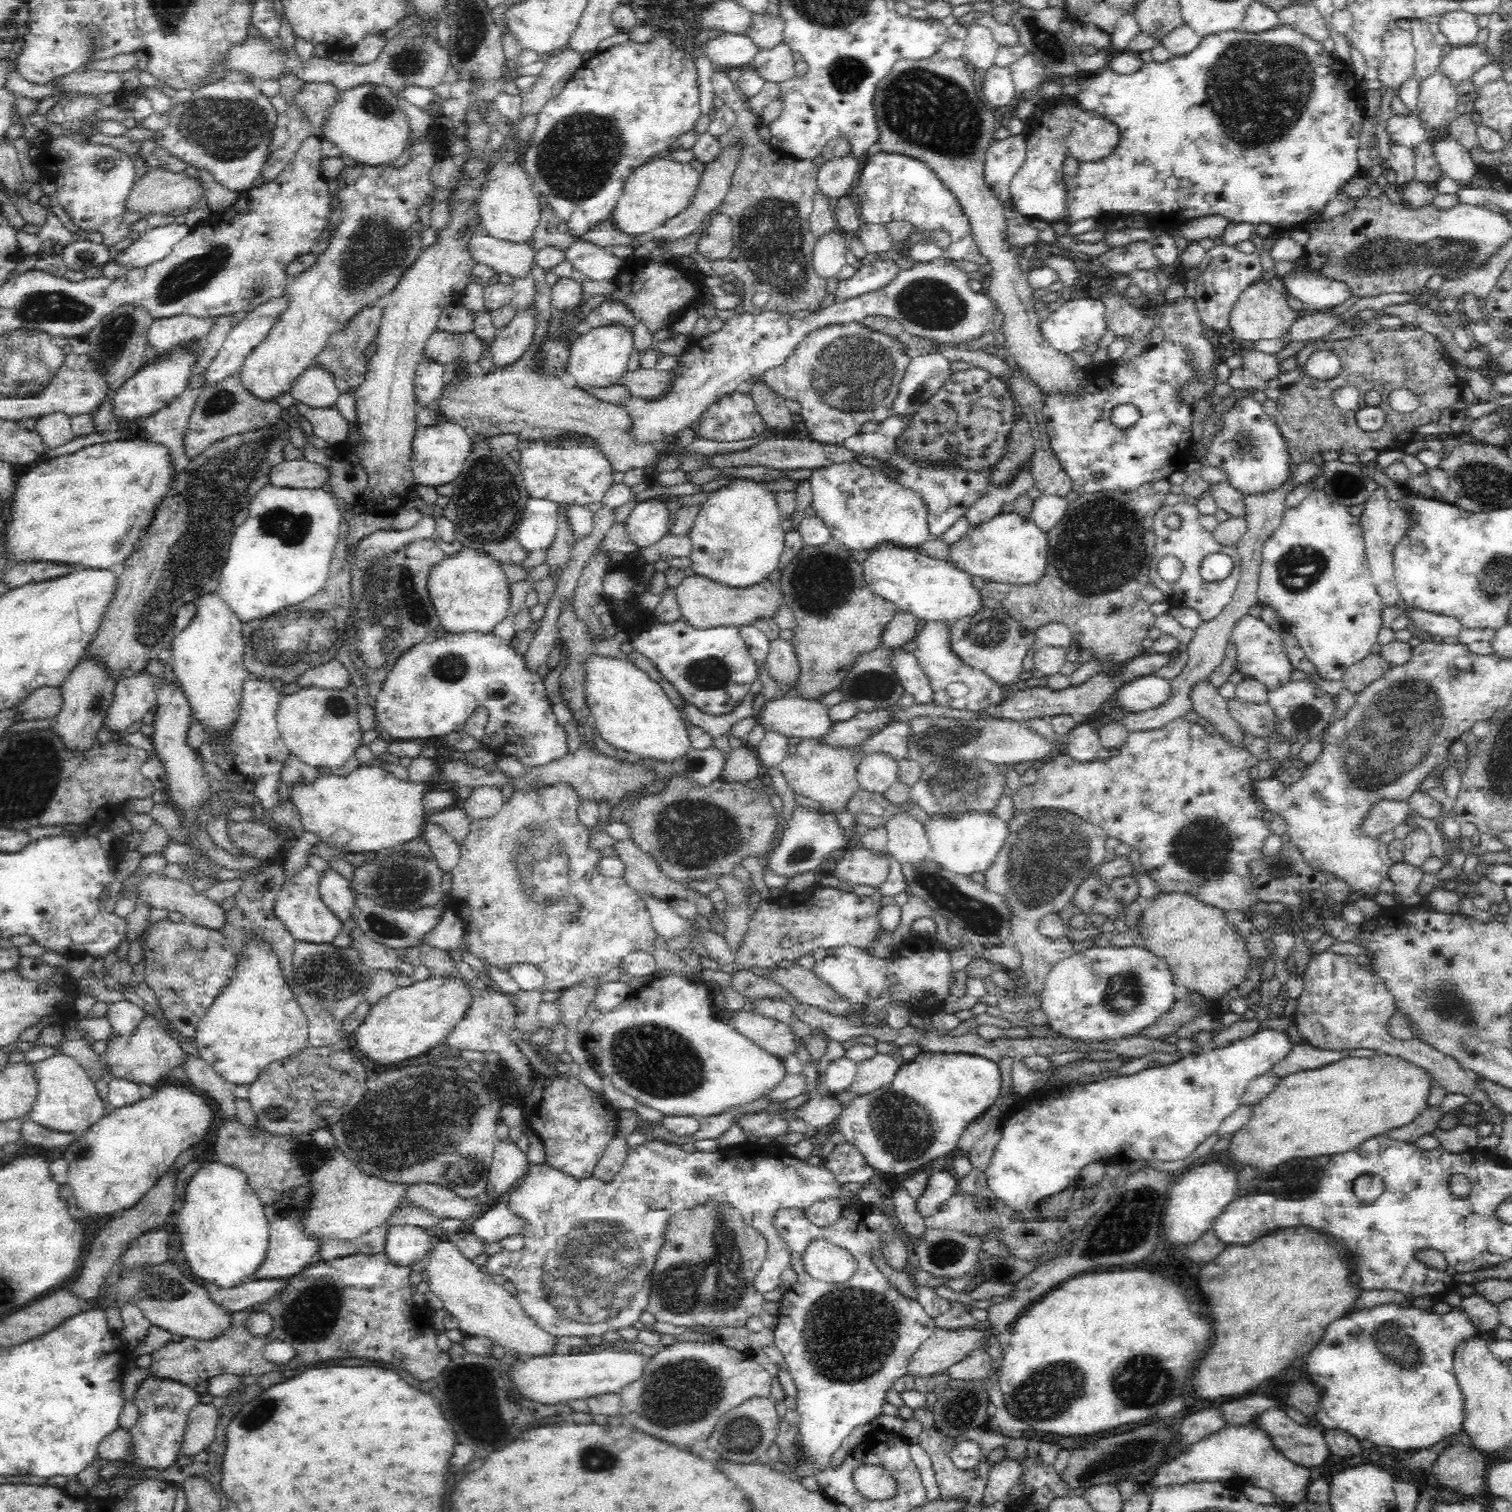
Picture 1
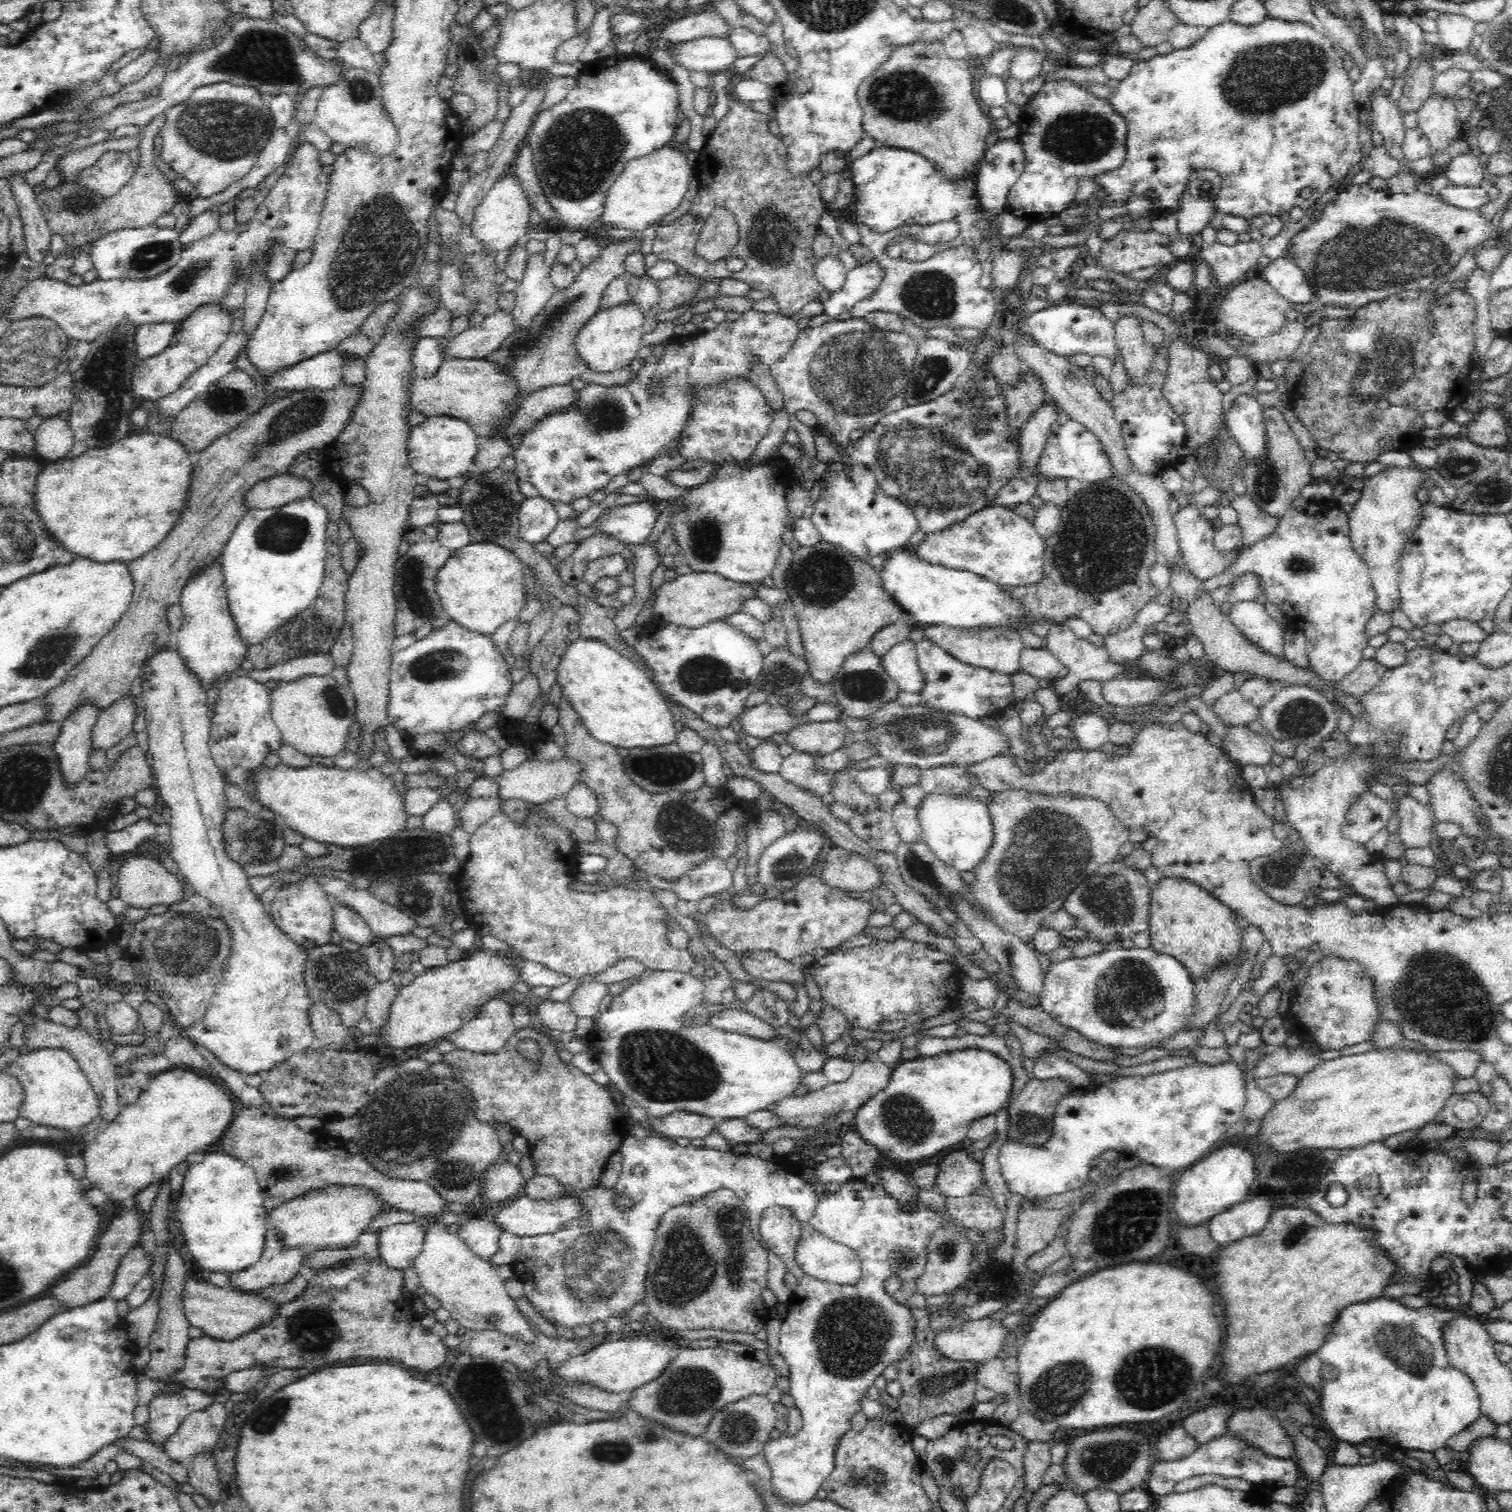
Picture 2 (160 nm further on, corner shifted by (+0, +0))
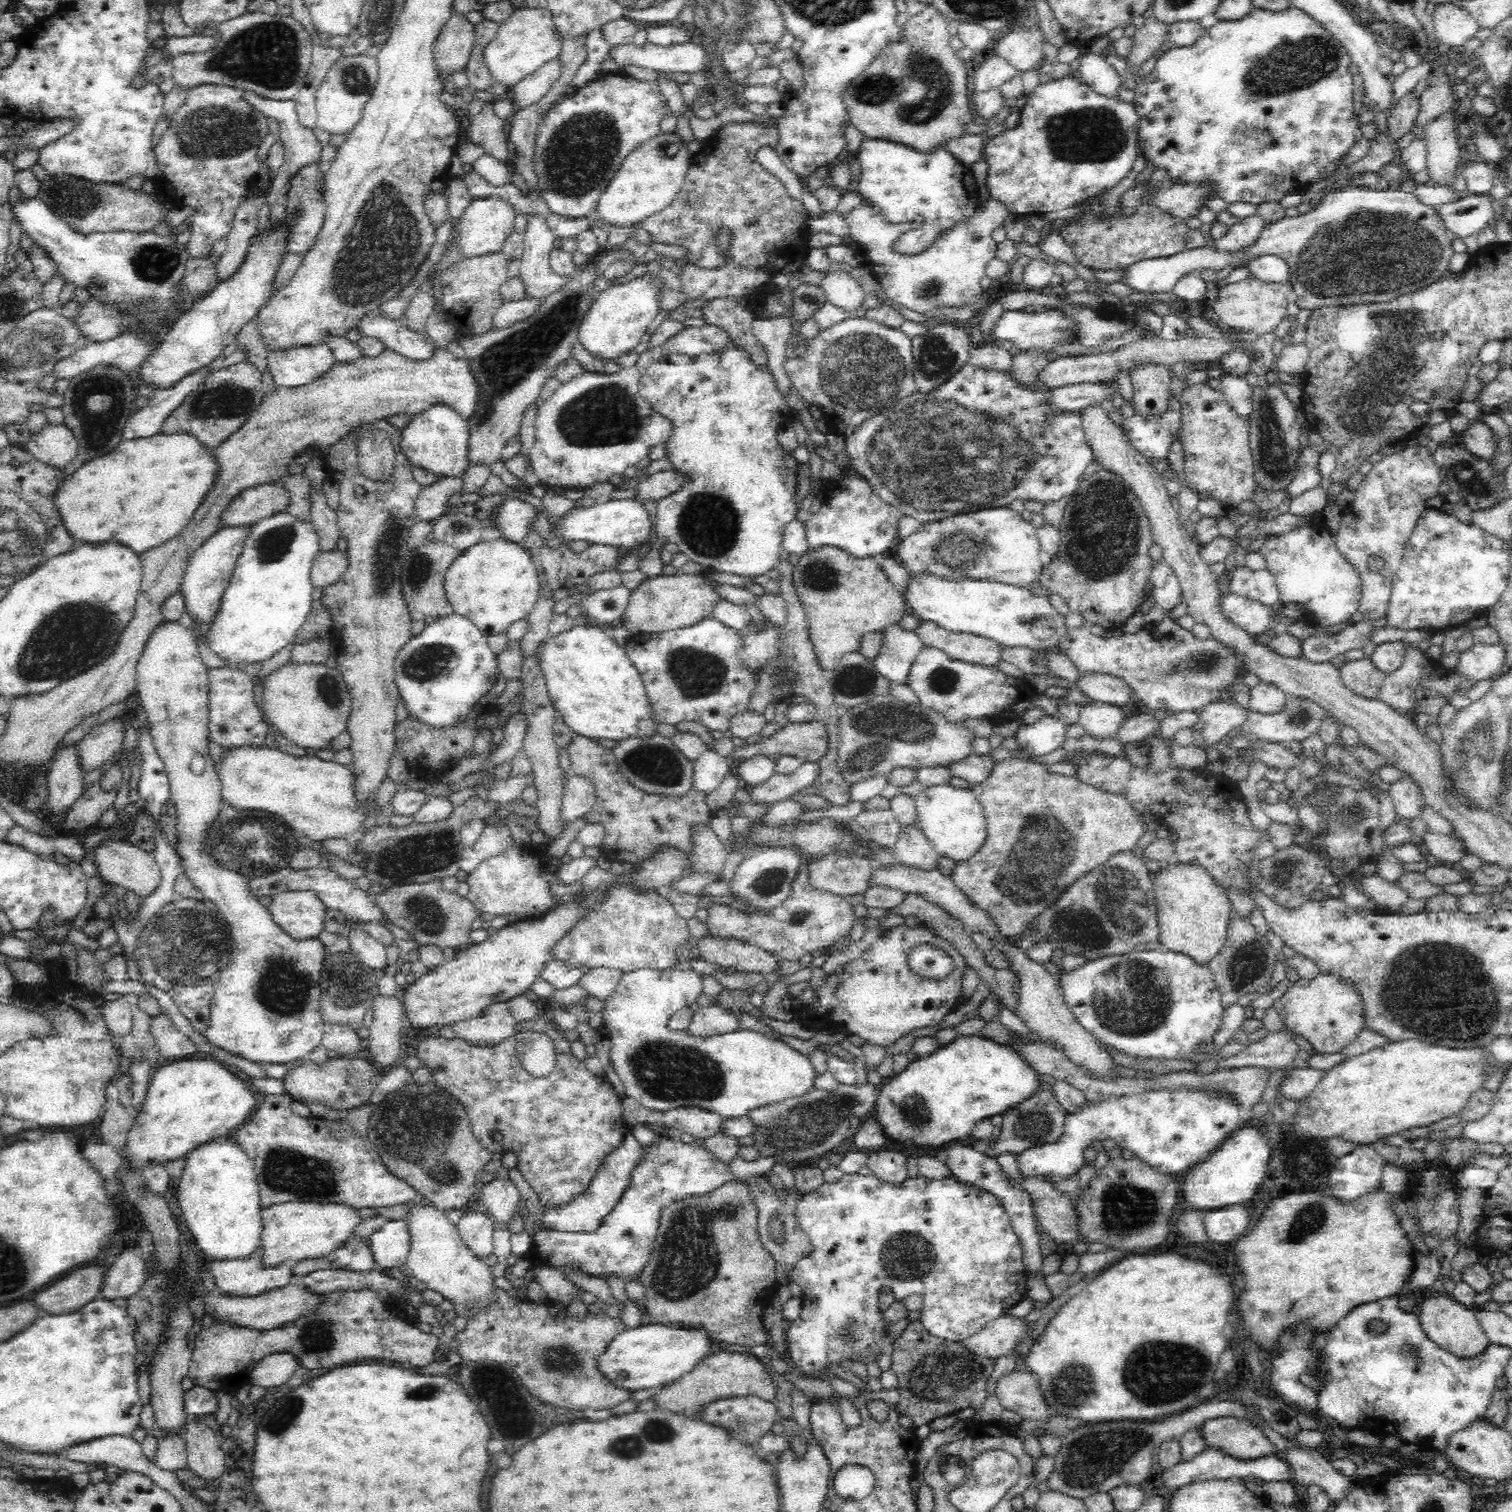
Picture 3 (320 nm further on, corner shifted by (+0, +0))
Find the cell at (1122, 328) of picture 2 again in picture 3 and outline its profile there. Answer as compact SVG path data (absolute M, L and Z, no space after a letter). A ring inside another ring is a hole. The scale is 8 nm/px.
M1134 363L1128 370L1137 415L1161 413L1167 407L1171 377L1162 363Z

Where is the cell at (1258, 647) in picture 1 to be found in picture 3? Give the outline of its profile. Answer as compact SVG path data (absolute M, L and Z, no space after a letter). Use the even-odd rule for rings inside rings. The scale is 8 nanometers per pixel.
M1230 592L1223 594L1222 609L1230 621L1250 636L1263 638L1271 627L1275 627L1273 609L1248 597Z

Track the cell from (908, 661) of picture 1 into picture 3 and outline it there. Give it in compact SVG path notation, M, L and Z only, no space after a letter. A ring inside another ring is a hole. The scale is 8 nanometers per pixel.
M891 624L884 630L884 648L874 659L876 669L888 681L906 685L912 664L924 643L915 631Z

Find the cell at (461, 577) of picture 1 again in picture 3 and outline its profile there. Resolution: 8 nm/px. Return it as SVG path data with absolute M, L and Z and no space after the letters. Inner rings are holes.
M502 537L481 541L461 551L446 569L443 587L447 601L453 613L467 618L487 637L506 633L512 623L528 616L543 594L537 567L523 545Z

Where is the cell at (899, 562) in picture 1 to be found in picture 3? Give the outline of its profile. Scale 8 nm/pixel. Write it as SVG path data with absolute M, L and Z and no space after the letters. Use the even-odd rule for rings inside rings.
M915 573L914 576L909 577L908 584L906 584L906 590L904 590L903 599L905 600L905 604L908 607L909 611L916 616L920 621L923 622L933 622L946 630L953 633L970 633L975 634L981 637L991 638L999 643L1002 643L1004 647L1017 647L1017 646L1025 646L1028 648L1035 649L1044 649L1054 648L1057 640L1066 632L1066 624L1064 623L1065 616L1058 613L1054 607L1052 607L1048 597L1038 596L1032 594L1029 589L1025 589L1019 586L1014 586L1010 584L1006 584L1003 582L996 581L983 581L982 579L976 579L975 577L946 577L940 576L934 573Z

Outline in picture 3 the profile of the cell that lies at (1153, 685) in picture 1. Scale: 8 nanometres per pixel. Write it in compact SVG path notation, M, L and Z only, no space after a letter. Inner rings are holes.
M1108 674L1080 675L1079 686L1082 693L1092 701L1110 704L1116 708L1128 704L1134 693L1126 682Z

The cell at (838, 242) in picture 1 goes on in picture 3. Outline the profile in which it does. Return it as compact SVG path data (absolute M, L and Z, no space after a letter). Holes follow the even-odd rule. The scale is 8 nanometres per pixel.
M844 270L828 272L820 285L828 301L846 309L850 316L859 313L865 293L856 280L851 277L851 273L844 272Z

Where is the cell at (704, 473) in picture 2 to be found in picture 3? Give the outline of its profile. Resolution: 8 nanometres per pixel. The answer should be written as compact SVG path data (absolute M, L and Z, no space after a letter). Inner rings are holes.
M674 468L663 471L641 478L641 482L635 487L640 502L646 499L659 501L661 498L674 494L691 480L690 474L683 474Z

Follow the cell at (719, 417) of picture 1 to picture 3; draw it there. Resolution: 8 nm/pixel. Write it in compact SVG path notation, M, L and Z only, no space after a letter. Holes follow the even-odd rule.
M732 344L720 354L702 354L700 357L688 358L683 354L674 353L662 357L658 362L646 368L646 372L639 379L639 393L643 400L649 403L655 411L666 415L672 421L672 438L664 445L665 456L672 461L672 468L683 474L691 475L691 480L684 487L657 501L654 535L664 537L666 542L676 544L680 552L688 556L690 562L696 562L704 568L712 568L714 572L726 572L726 574L746 576L746 578L756 578L756 576L764 576L766 572L770 572L772 568L775 568L779 561L778 558L780 558L785 526L791 520L796 519L798 512L796 488L798 487L797 468L799 464L793 457L792 452L780 448L774 440L777 428L782 423L796 419L797 415L780 396L770 370L759 370L759 368L752 366L752 363L747 359L747 354L740 349L736 349Z

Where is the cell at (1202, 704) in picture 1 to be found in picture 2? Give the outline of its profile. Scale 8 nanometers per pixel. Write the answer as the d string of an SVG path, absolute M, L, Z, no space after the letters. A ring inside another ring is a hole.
M1227 725L1222 749L1242 767L1248 764L1263 767L1271 763L1275 754L1272 741L1252 732L1246 725Z

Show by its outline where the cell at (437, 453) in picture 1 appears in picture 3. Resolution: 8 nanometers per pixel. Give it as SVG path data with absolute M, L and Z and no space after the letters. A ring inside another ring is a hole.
M430 406L428 410L412 415L410 424L402 429L402 452L412 466L427 469L438 478L461 478L470 465L468 458L470 429L455 410L449 406Z

